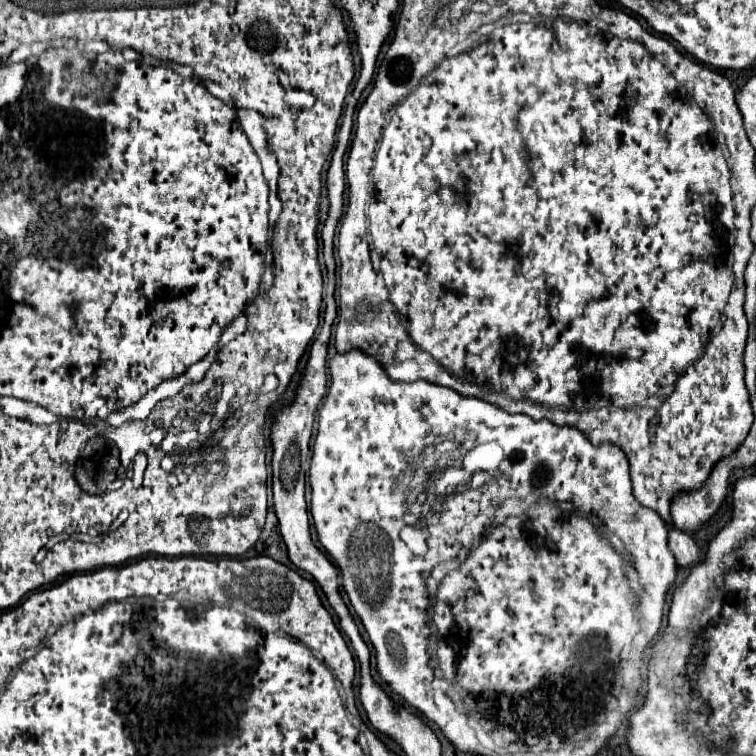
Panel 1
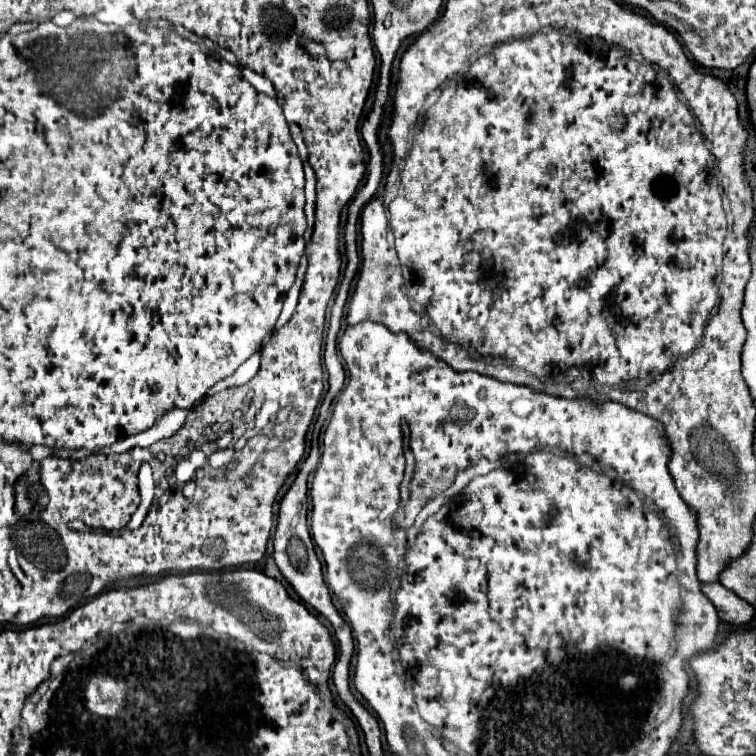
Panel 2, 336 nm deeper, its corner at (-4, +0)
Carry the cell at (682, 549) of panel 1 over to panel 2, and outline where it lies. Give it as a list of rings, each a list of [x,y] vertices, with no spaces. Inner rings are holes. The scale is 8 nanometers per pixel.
[[[713,582],[713,584],[701,584],[701,590],[707,594],[707,598],[713,602],[713,606],[719,612],[719,618],[731,624],[747,624],[751,622],[755,608],[749,606],[743,598],[737,598],[731,590],[727,590],[723,584]]]

